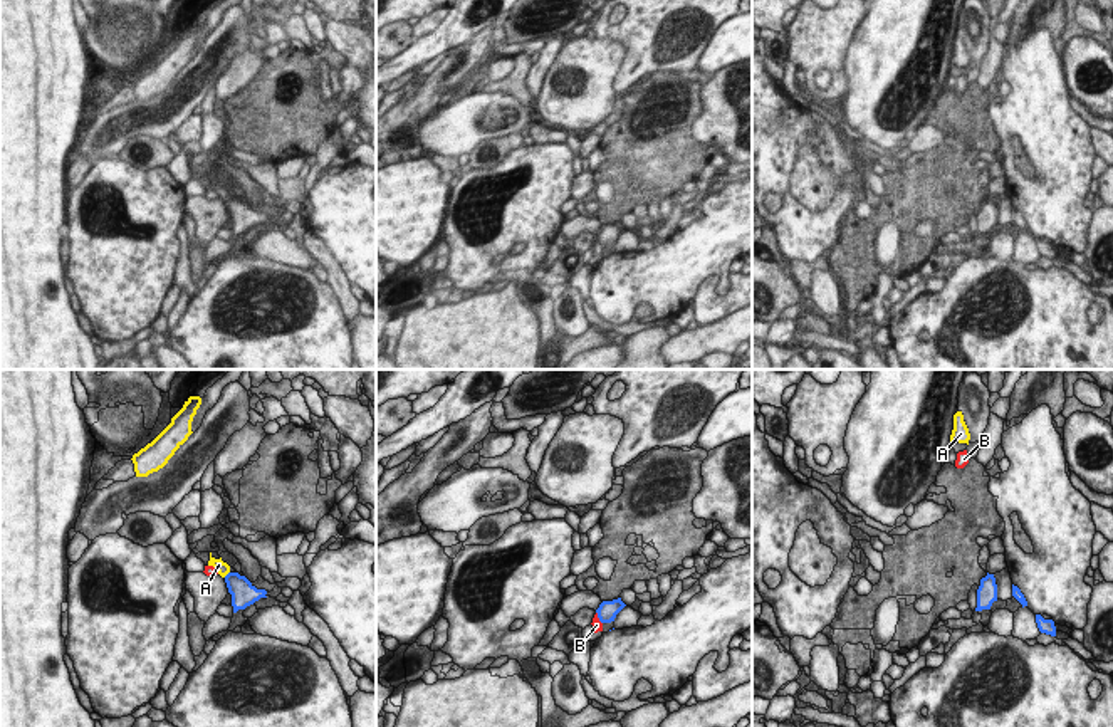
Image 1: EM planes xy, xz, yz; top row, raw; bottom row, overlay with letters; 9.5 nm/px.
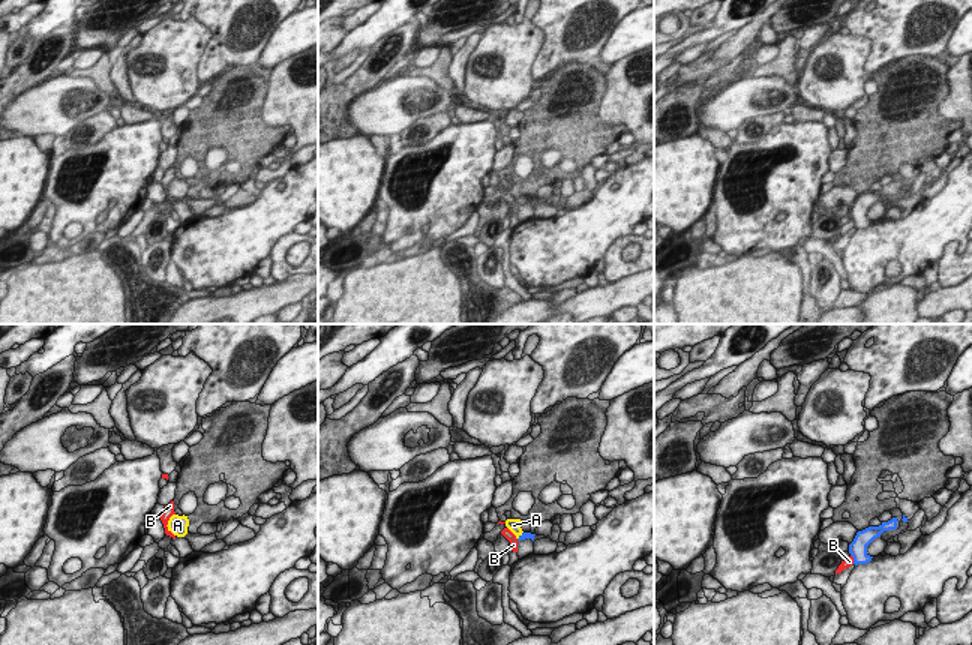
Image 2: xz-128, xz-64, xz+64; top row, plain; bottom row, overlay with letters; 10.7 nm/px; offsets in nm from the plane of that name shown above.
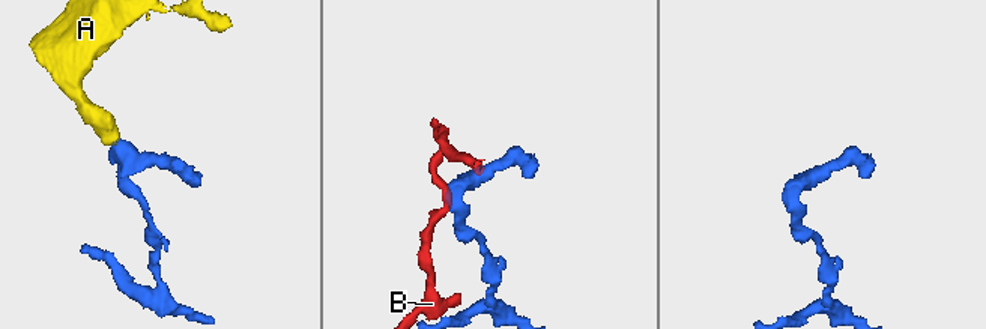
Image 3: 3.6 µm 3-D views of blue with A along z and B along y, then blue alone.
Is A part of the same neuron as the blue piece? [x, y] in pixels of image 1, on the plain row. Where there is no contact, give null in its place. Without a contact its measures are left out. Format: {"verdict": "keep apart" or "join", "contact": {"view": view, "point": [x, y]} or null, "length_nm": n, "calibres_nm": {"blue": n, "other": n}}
{"verdict": "join", "contact": {"view": "xy", "point": [227, 198]}, "length_nm": 80, "calibres_nm": {"blue": 240, "other": 120}}

